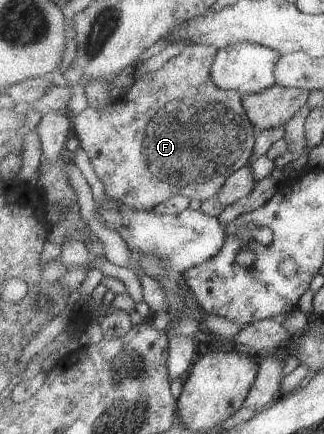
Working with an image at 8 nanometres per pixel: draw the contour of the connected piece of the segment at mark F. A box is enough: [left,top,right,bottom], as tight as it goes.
[71,44,260,211]

